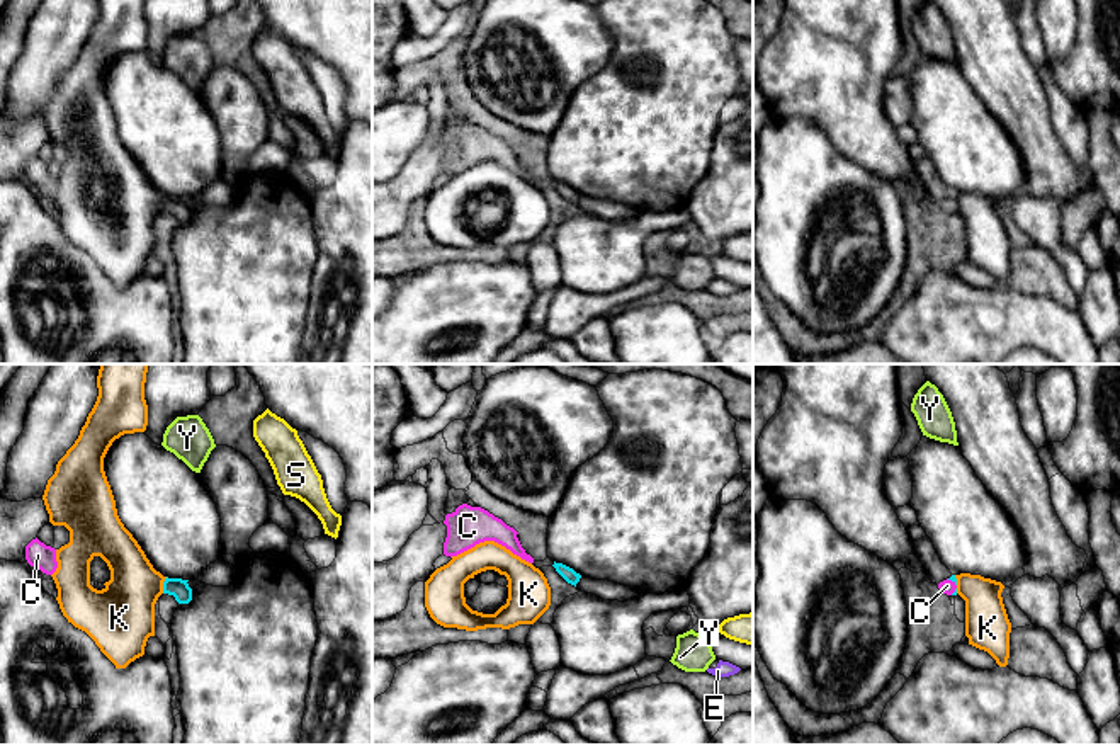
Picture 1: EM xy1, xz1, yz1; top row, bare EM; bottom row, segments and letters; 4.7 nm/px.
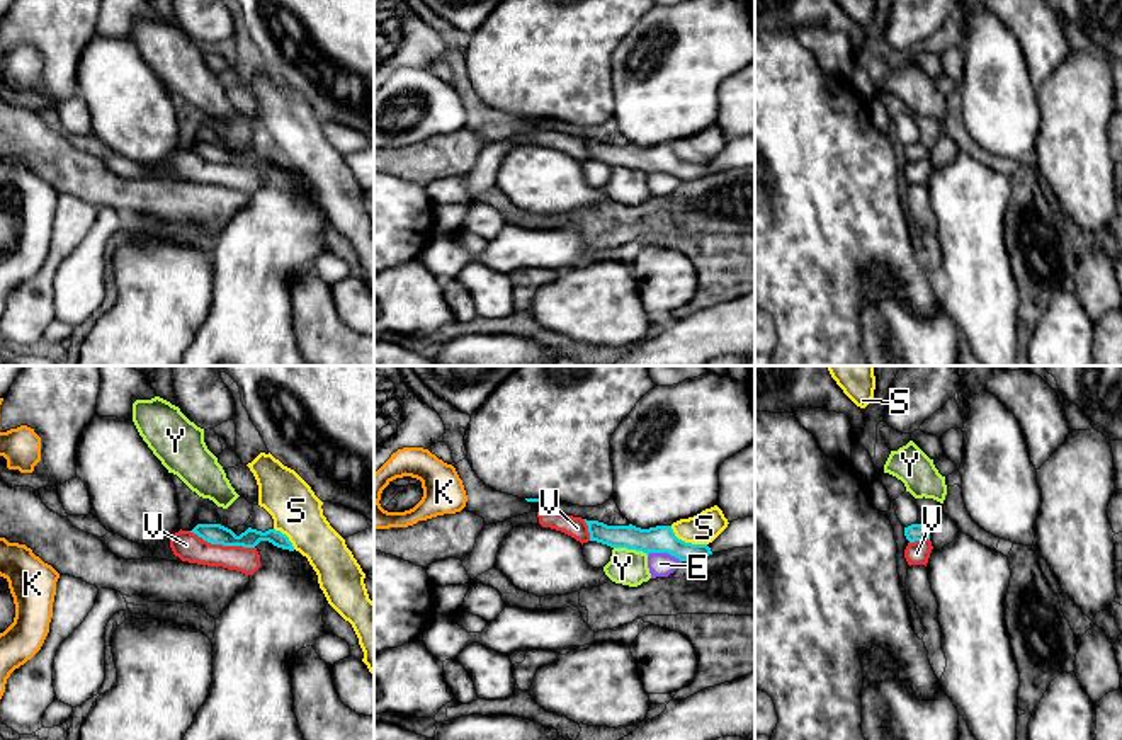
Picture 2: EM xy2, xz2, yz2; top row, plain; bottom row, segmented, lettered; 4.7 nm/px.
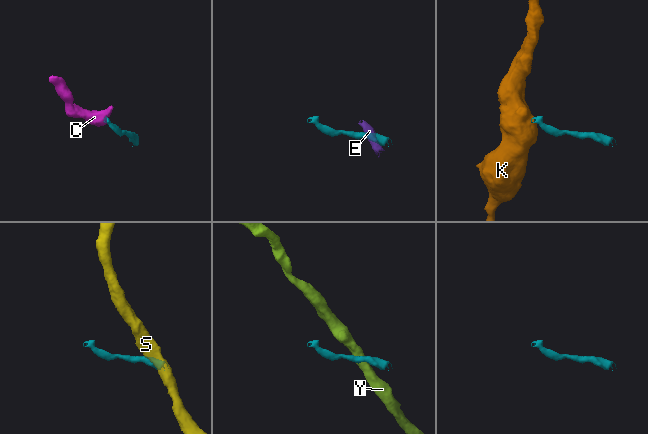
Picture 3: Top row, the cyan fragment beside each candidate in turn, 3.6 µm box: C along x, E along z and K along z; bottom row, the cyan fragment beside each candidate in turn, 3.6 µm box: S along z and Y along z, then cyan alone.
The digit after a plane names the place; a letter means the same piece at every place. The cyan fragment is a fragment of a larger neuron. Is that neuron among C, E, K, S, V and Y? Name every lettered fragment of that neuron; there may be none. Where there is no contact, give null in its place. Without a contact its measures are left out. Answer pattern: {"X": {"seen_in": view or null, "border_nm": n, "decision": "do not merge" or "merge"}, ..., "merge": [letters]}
{"C": {"seen_in": "yz1", "border_nm": 80, "decision": "merge"}, "E": {"seen_in": "xz2", "border_nm": 170, "decision": "do not merge"}, "K": {"seen_in": "xy1", "border_nm": 80, "decision": "do not merge"}, "S": {"seen_in": "xz2", "border_nm": 200, "decision": "do not merge"}, "V": {"seen_in": "xy2", "border_nm": 320, "decision": "do not merge"}, "Y": {"seen_in": "xz2", "border_nm": 170, "decision": "do not merge"}, "merge": ["C"]}

